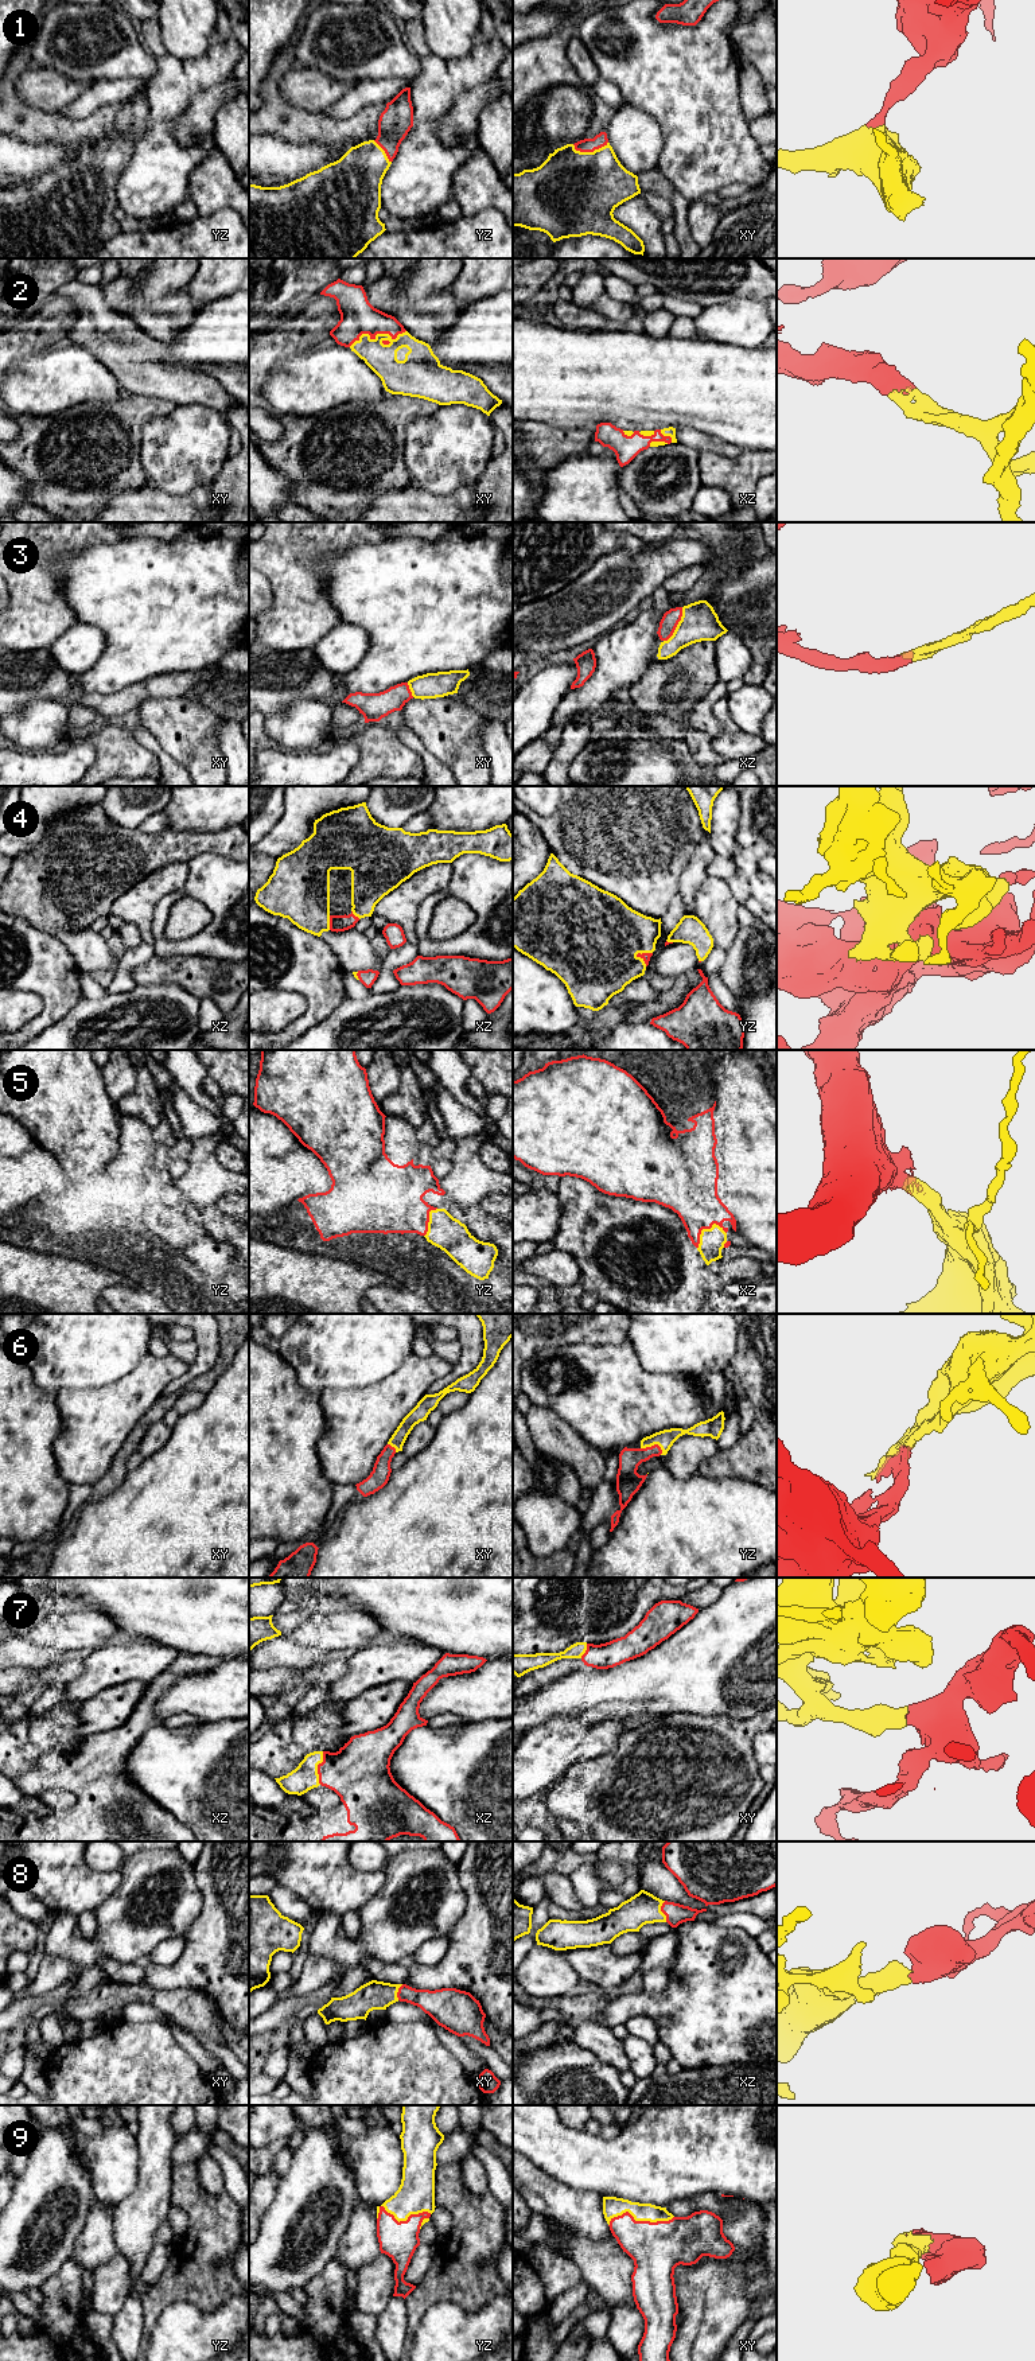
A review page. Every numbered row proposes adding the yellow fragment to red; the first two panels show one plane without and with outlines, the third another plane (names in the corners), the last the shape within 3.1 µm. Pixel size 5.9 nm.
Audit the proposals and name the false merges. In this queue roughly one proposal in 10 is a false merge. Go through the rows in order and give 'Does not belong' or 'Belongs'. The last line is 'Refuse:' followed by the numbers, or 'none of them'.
1: Belongs
2: Belongs
3: Belongs
4: Belongs
5: Belongs
6: Belongs
7: Belongs
8: Belongs
9: Belongs
Refuse: none of them

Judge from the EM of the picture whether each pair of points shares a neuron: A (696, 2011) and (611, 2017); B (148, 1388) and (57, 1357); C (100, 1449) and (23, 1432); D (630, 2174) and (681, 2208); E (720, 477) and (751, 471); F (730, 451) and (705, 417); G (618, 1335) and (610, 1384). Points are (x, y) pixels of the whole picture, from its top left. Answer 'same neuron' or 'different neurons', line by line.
A: same neuron
B: different neurons
C: different neurons
D: different neurons
E: same neuron
F: different neurons
G: different neurons

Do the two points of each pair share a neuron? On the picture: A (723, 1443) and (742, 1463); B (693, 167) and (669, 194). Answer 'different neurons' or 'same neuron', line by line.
A: different neurons
B: different neurons

